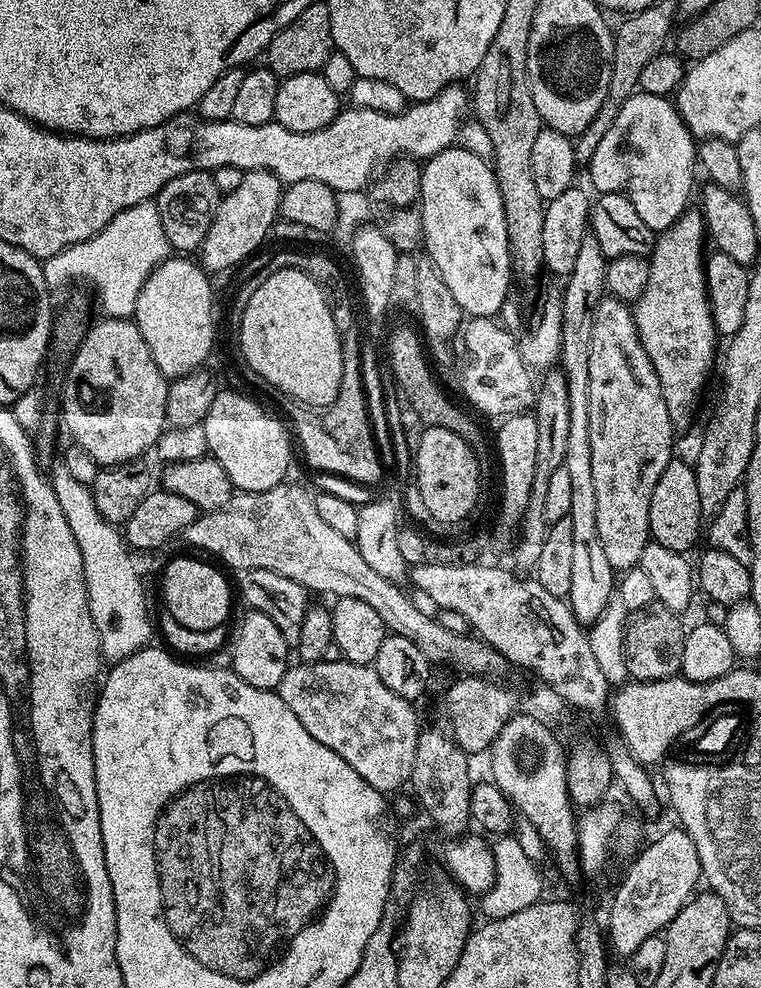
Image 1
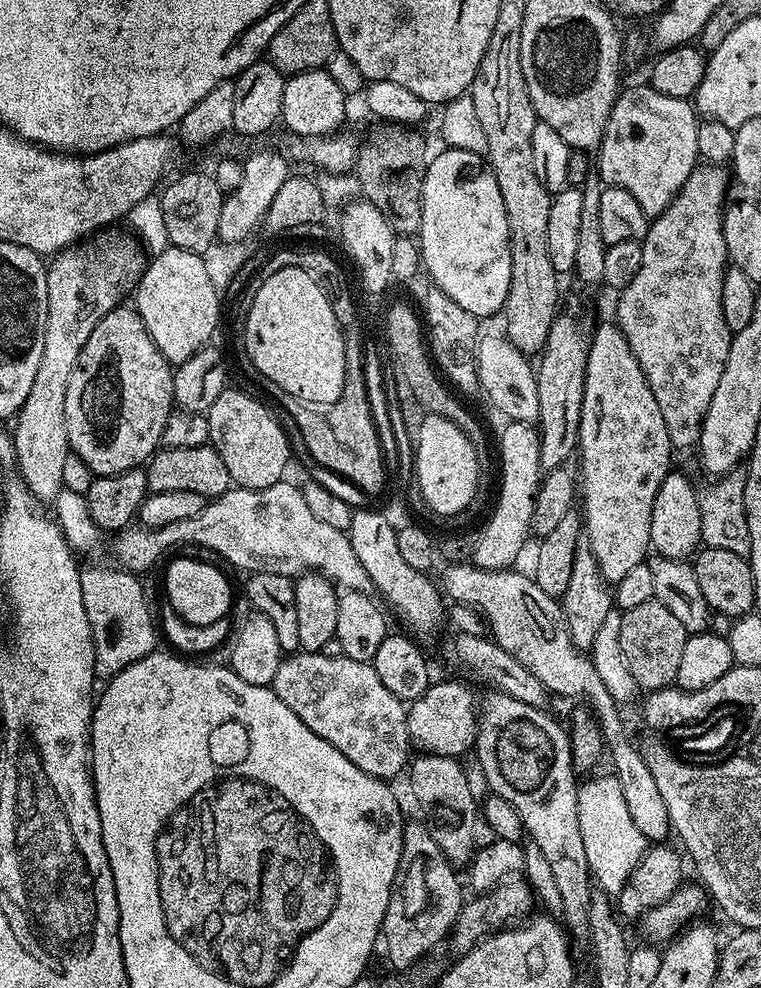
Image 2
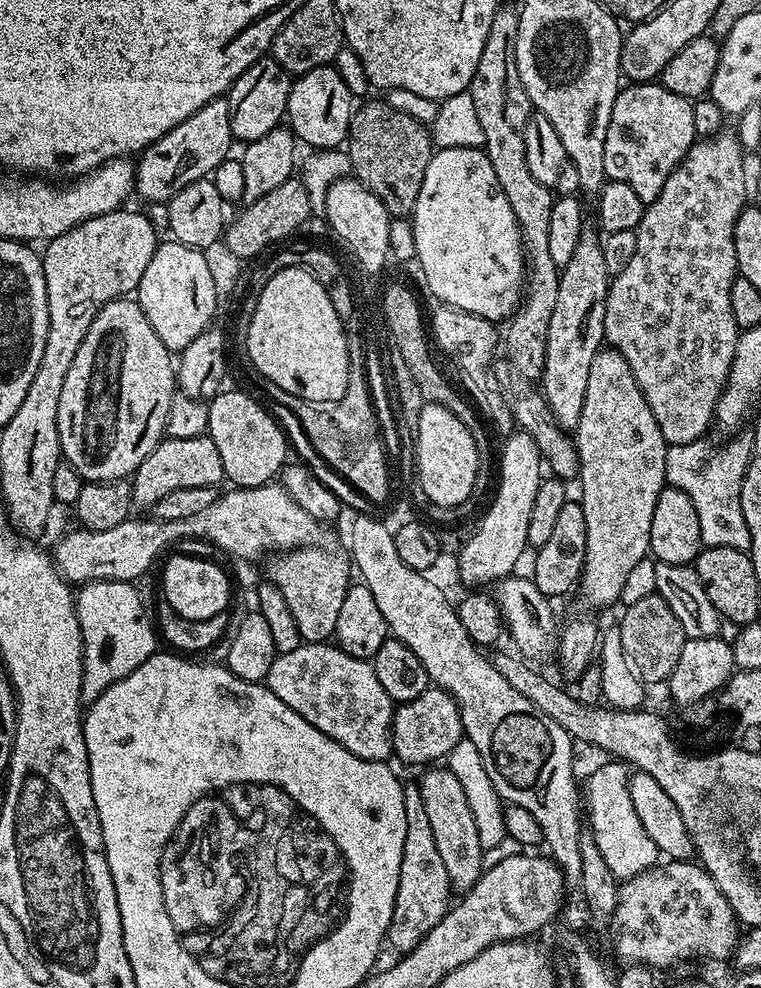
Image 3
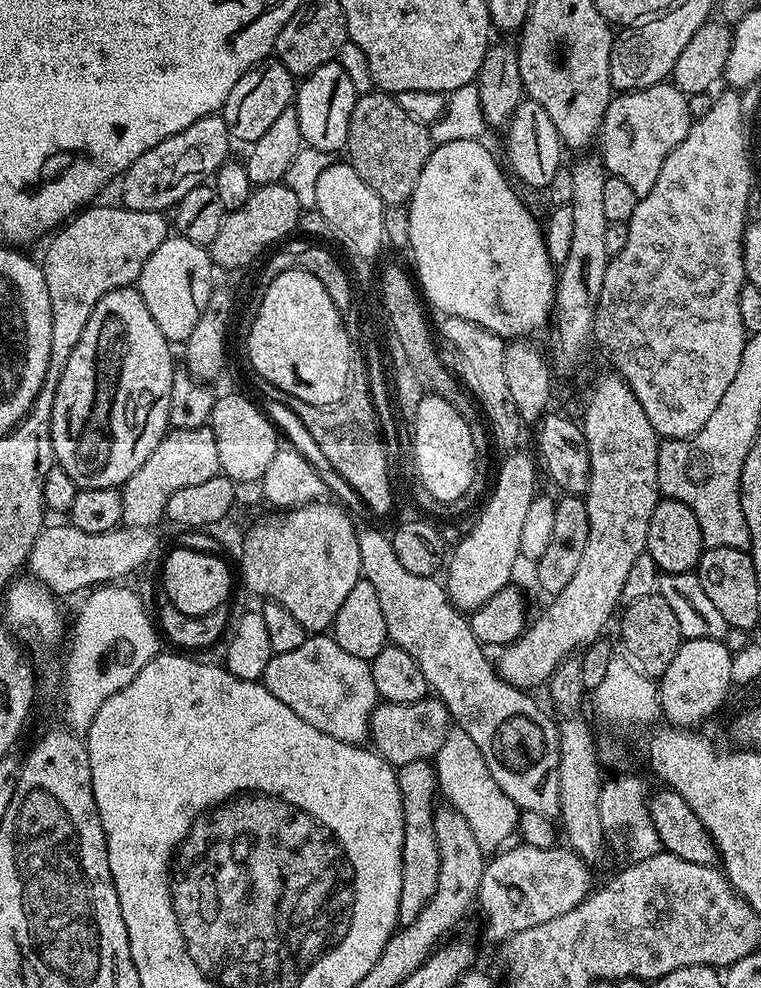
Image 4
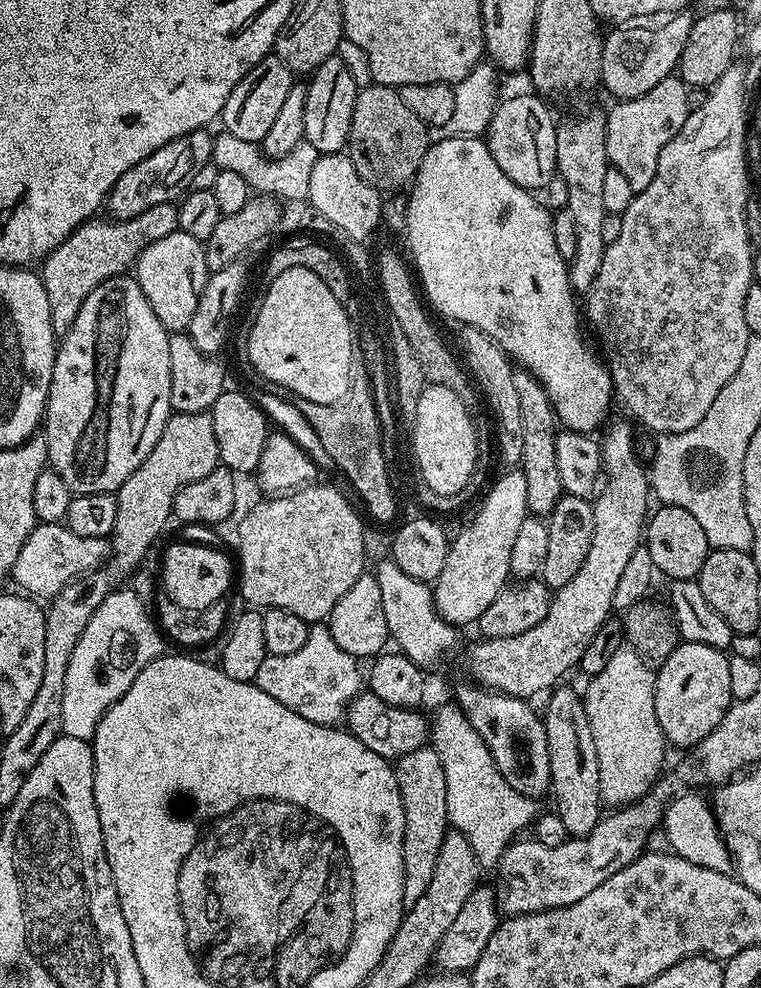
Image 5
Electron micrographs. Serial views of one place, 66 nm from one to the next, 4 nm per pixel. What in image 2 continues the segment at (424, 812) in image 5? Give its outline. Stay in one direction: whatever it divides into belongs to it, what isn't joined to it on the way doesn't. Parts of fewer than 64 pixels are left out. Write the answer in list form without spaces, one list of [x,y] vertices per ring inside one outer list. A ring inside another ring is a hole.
[[[409,819],[404,826],[398,883],[393,887],[392,897],[386,906],[382,929],[382,948],[384,944],[385,950],[388,951],[388,960],[396,967],[393,968],[396,970],[411,970],[417,967],[423,961],[420,959],[427,952],[434,951],[443,940],[445,943],[449,939],[462,907],[460,880],[456,877],[457,869],[446,858],[446,854],[442,854],[442,846],[438,846],[438,842],[434,842],[427,823],[417,820]]]

